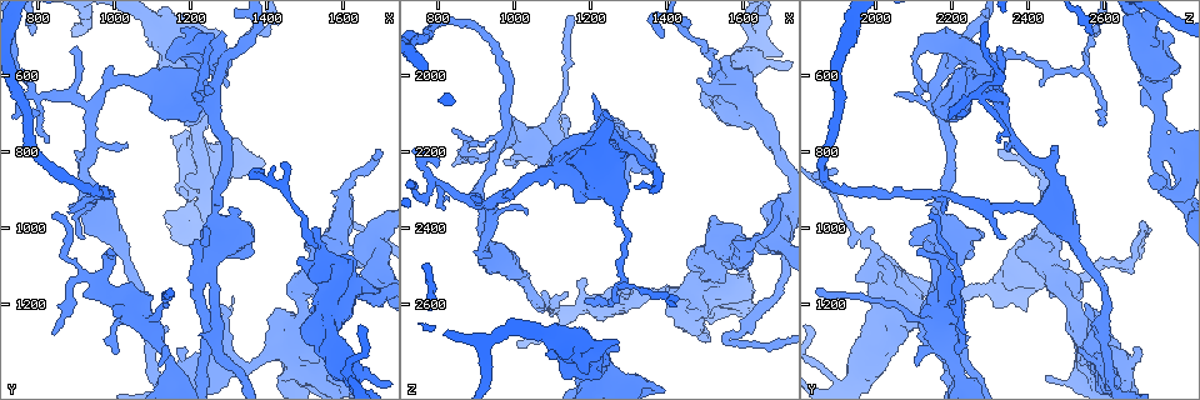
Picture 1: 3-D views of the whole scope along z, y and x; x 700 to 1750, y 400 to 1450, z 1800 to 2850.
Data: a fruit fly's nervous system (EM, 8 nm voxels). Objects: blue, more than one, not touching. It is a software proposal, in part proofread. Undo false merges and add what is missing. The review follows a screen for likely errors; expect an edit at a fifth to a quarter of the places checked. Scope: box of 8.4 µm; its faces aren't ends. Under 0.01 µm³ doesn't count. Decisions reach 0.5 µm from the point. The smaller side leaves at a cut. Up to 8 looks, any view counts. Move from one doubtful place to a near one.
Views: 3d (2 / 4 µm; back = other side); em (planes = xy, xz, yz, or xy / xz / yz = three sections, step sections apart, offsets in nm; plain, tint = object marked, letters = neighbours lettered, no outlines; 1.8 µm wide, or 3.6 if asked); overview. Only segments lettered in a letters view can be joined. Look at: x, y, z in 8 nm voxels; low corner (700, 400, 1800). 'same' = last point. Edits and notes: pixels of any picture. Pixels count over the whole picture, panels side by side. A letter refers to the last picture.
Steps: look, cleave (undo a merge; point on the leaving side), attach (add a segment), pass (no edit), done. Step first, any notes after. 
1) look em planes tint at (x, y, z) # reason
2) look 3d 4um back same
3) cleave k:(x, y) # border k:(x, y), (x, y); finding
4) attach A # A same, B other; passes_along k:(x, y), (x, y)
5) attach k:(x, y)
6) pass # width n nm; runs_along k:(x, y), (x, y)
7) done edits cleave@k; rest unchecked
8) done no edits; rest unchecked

look em planes letters at (895, 525, 2325) # tapers out

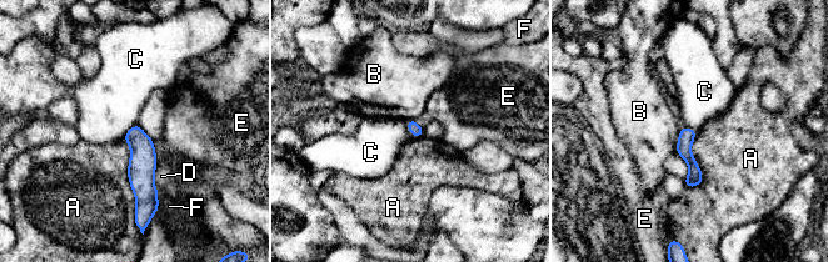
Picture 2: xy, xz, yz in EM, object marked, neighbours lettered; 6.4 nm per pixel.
pass # longest_contact A 500 nm; A other, B other, C other, D other, E other, F other; border 2:(136, 124), (123, 139); none of them fits

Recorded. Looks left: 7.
look 3d 4um at (1275, 540, 2345) # calibre changes

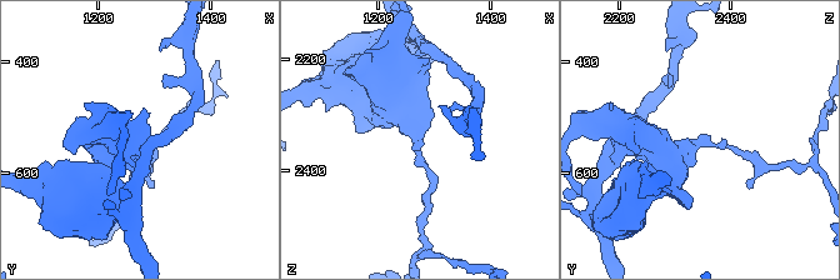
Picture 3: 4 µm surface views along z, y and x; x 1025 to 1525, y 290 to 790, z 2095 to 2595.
look em xy step 8 letters at (1275, 550, 2355) # now the EM

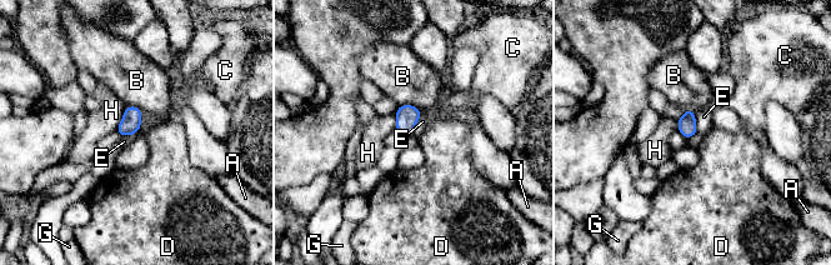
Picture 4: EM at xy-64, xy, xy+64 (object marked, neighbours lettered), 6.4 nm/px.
pass # A other, B other, C other, D other, E other, G other, H other; border 4:(422, 113), (411, 135); continuous, no second neuron

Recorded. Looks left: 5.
look em 3.6um planes plain at (1185, 715, 2585) # free end

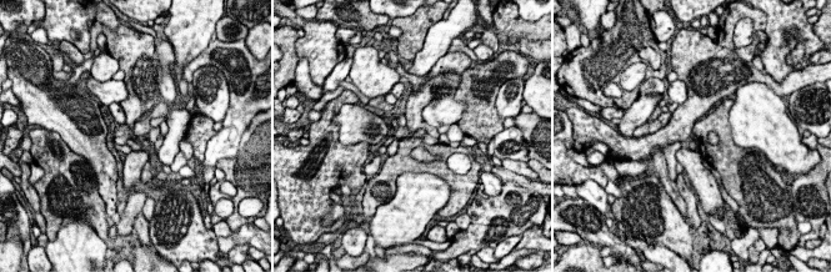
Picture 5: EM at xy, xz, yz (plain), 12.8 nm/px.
look em 3.6um planes letters same

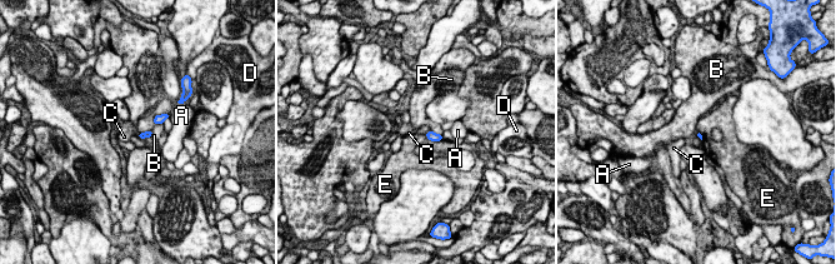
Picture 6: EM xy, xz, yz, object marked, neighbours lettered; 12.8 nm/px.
pass # A other, B other, C other, D other, E other; border 6:(425, 134), (431, 140), (442, 139); none of them fits

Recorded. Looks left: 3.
done no edits; rest unchecked

